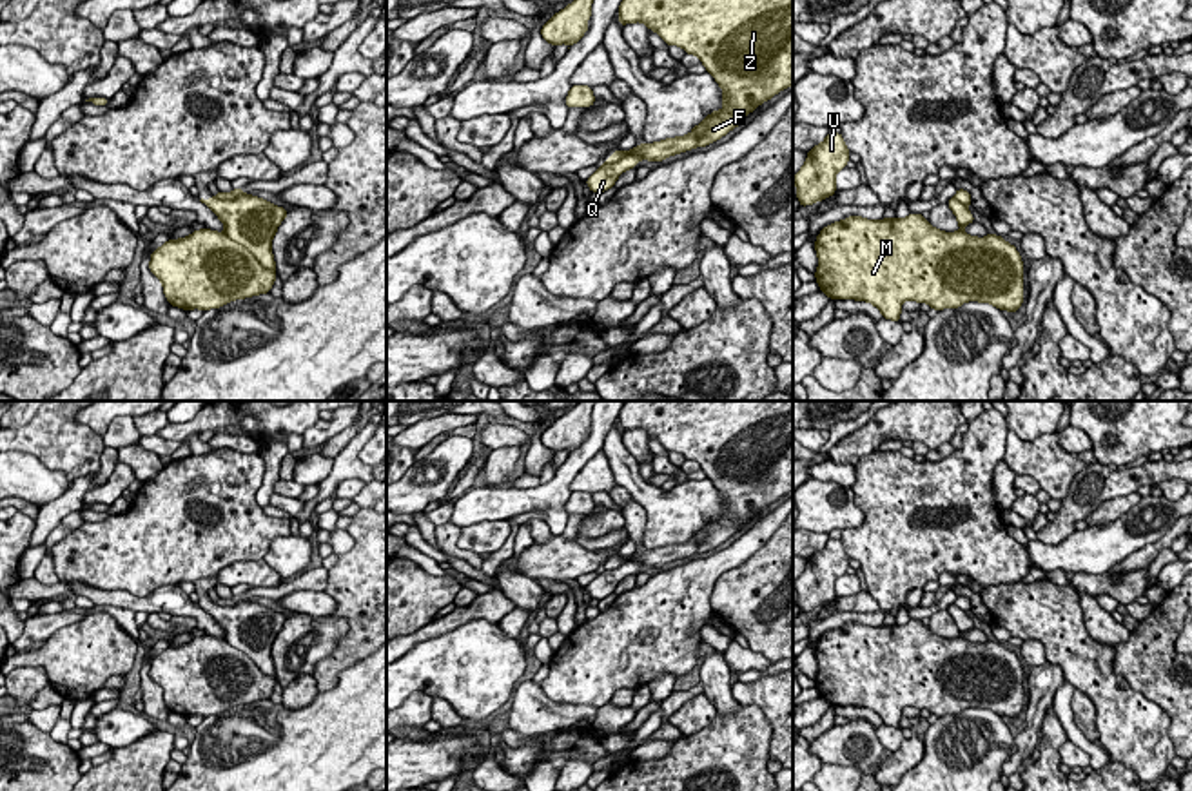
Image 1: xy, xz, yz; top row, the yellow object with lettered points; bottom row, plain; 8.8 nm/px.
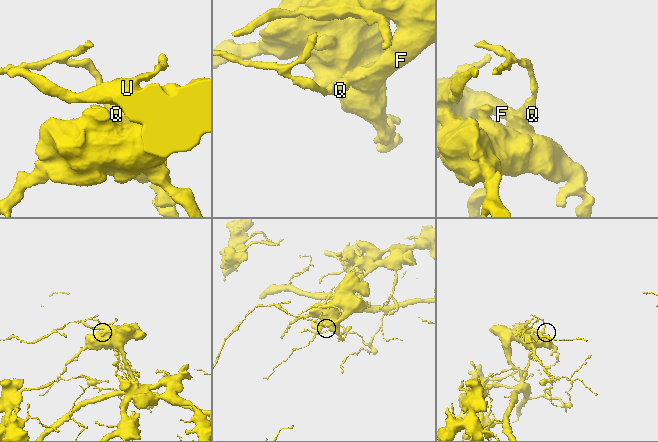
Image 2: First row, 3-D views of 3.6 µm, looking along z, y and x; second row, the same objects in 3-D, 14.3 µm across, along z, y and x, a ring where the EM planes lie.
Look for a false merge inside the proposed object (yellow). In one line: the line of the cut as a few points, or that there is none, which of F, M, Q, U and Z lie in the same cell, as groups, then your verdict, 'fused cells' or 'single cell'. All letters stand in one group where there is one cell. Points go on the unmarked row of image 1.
cut xz (643, 565), (623, 563), (606, 570); groups F M U Z / Q; fused cells

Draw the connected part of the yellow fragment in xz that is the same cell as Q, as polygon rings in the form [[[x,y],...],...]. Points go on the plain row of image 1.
[[[624,562],[622,566],[615,568],[615,570],[604,570],[602,573],[599,573],[588,586],[586,591],[590,593],[591,599],[604,599],[608,595],[611,595],[617,588],[617,584],[628,577],[628,575],[635,575],[635,571],[640,568],[642,564],[639,562]]]

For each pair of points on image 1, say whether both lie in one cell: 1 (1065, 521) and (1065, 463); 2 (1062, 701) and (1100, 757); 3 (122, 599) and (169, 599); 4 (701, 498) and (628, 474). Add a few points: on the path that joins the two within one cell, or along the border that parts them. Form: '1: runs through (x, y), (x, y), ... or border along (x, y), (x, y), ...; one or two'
1: border along (1087, 465), (1074, 476), (1069, 490), (1060, 499); two
2: runs through (1065, 715), (1071, 730), (1085, 744); one
3: runs through (133, 603), (158, 601); one
4: runs through (683, 499), (652, 499), (644, 492); one

